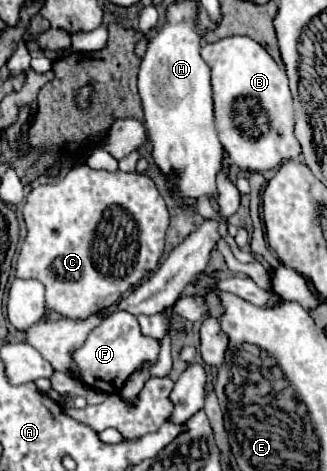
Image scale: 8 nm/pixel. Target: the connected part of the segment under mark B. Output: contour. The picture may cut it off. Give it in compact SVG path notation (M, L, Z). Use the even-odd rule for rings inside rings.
M229 36L209 42L201 56L211 68L215 126L229 160L241 170L267 172L301 154L295 138L295 108L287 74L267 54L267 50L247 36ZM263 124L263 126L259 126Z

